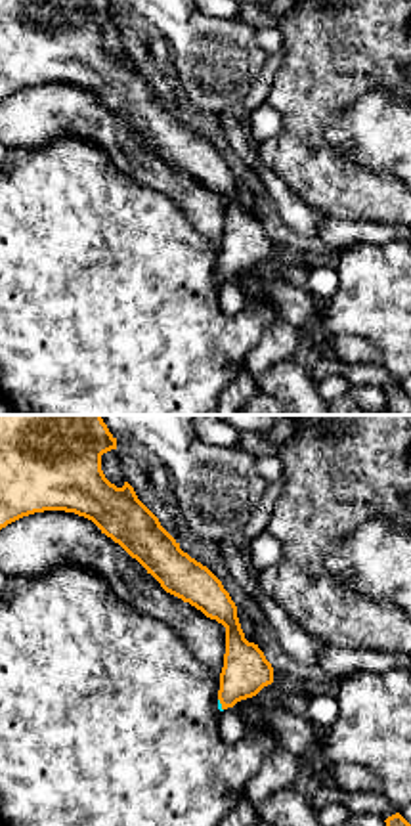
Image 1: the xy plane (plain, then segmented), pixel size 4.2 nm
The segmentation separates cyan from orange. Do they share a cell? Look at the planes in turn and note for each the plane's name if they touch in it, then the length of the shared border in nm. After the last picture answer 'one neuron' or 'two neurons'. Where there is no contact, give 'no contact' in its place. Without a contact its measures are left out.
contact in xy; length 60 nm

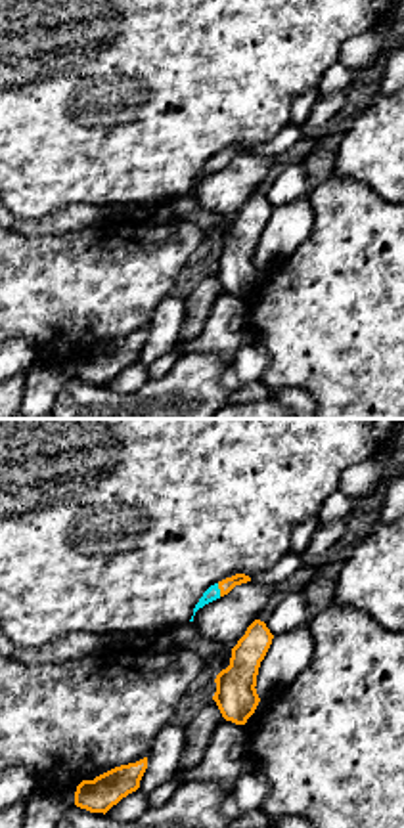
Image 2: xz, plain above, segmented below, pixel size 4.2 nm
contact in xz; length 60 nm

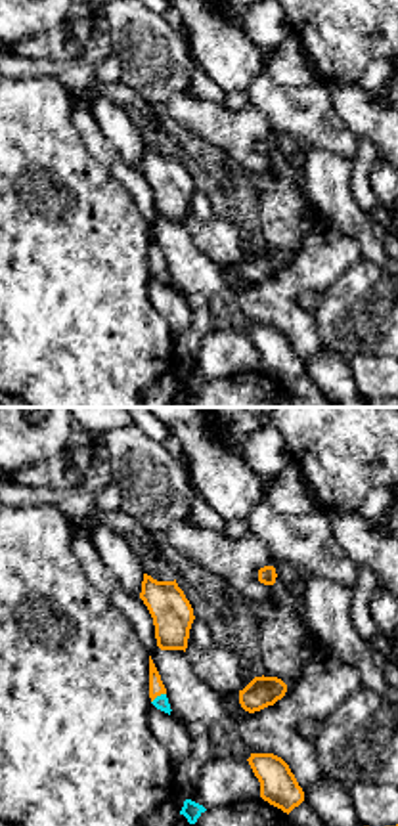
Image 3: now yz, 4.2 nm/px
contact in yz; length 80 nm

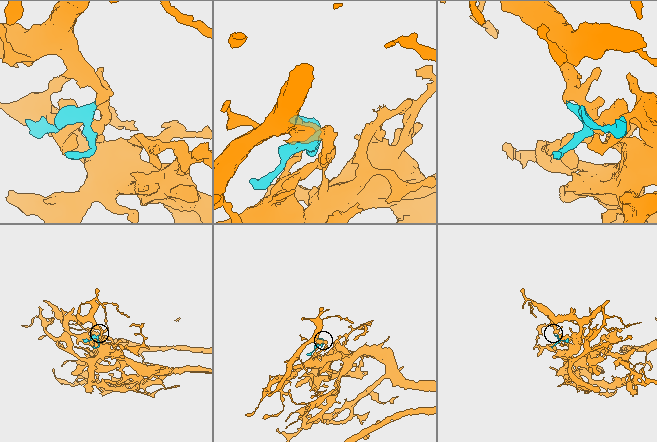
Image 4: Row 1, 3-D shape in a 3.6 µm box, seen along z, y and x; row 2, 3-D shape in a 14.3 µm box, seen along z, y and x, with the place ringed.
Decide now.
one neuron

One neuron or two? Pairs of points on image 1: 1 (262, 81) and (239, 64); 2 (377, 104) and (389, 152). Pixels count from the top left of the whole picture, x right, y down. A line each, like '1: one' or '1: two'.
1: two
2: one

